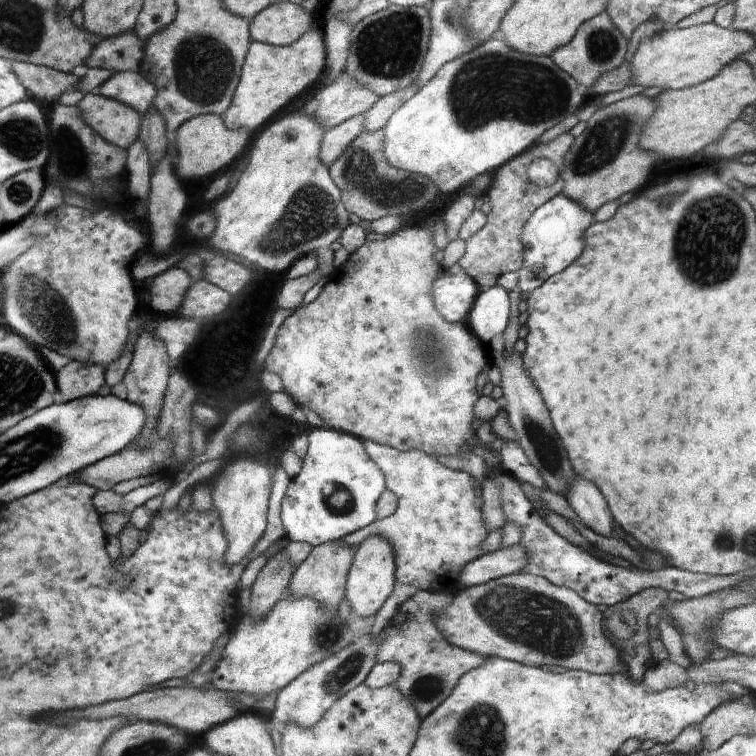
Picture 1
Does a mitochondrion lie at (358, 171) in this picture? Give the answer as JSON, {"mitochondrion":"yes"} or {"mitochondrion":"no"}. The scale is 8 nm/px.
{"mitochondrion":"yes"}

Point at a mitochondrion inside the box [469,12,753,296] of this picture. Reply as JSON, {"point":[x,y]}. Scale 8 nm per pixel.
{"point":[710,234]}

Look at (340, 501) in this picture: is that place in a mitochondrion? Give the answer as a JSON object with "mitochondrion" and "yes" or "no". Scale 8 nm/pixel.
{"mitochondrion":"yes"}

